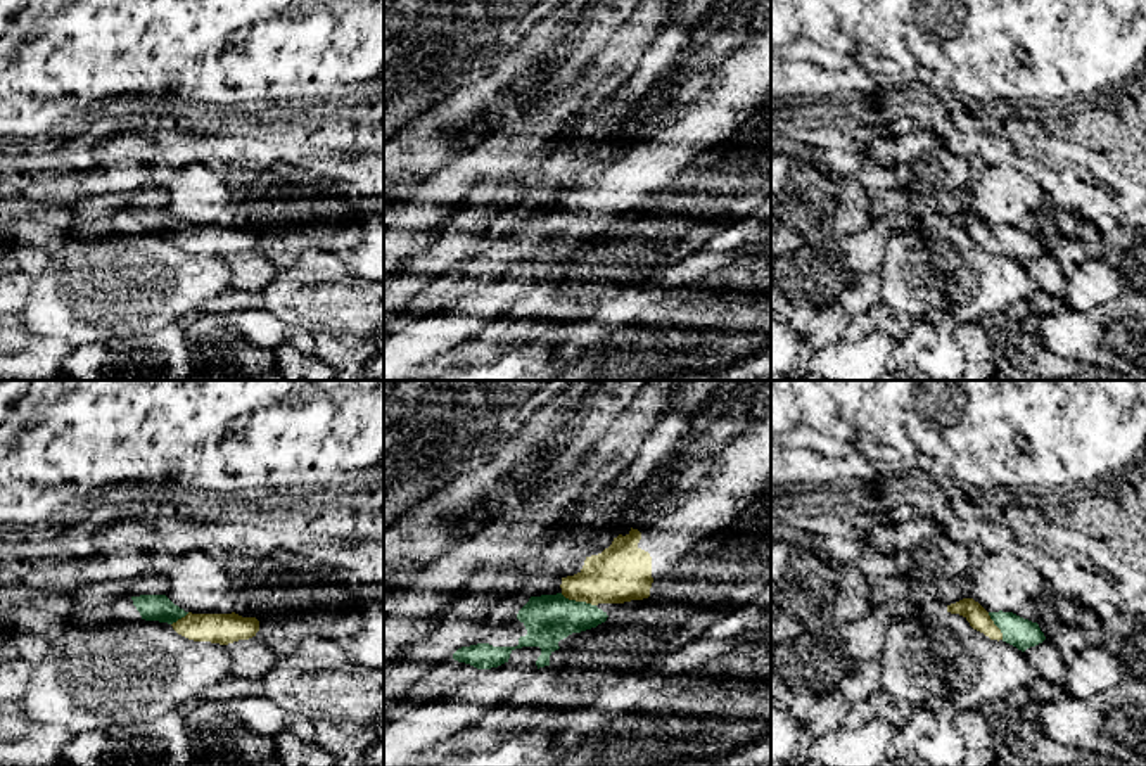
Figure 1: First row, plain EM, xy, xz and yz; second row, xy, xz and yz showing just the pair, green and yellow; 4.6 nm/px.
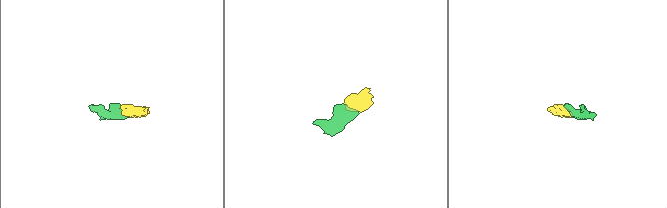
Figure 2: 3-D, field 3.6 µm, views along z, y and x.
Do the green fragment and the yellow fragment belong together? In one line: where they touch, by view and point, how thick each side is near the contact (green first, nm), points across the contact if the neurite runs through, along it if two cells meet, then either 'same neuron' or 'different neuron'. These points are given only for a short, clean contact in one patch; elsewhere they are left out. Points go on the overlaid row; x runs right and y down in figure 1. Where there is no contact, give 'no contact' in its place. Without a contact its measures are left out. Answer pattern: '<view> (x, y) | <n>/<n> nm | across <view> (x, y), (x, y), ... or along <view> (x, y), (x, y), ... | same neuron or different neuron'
xz (578, 602) | 220/280 nm | across xz (550, 618), (567, 612), (578, 602), (598, 581), (621, 573) | same neuron

